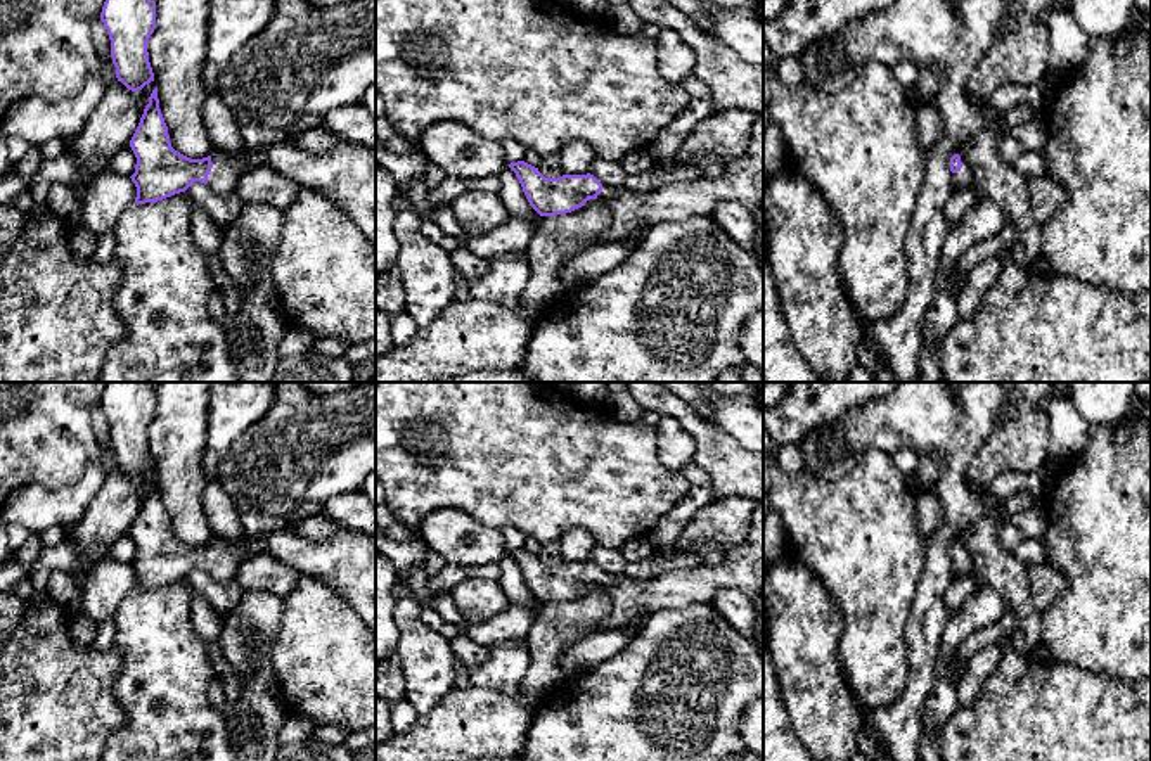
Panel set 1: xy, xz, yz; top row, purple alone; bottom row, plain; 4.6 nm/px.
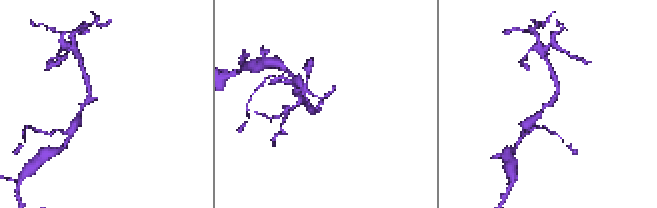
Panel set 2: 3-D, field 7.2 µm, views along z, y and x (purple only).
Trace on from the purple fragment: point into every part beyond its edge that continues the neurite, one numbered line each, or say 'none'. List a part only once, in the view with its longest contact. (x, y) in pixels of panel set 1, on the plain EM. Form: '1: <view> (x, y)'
1: xy (347, 562)

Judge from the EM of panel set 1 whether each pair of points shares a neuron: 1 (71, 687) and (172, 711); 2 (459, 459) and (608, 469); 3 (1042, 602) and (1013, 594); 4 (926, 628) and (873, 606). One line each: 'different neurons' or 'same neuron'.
1: different neurons
2: same neuron
3: different neurons
4: different neurons

